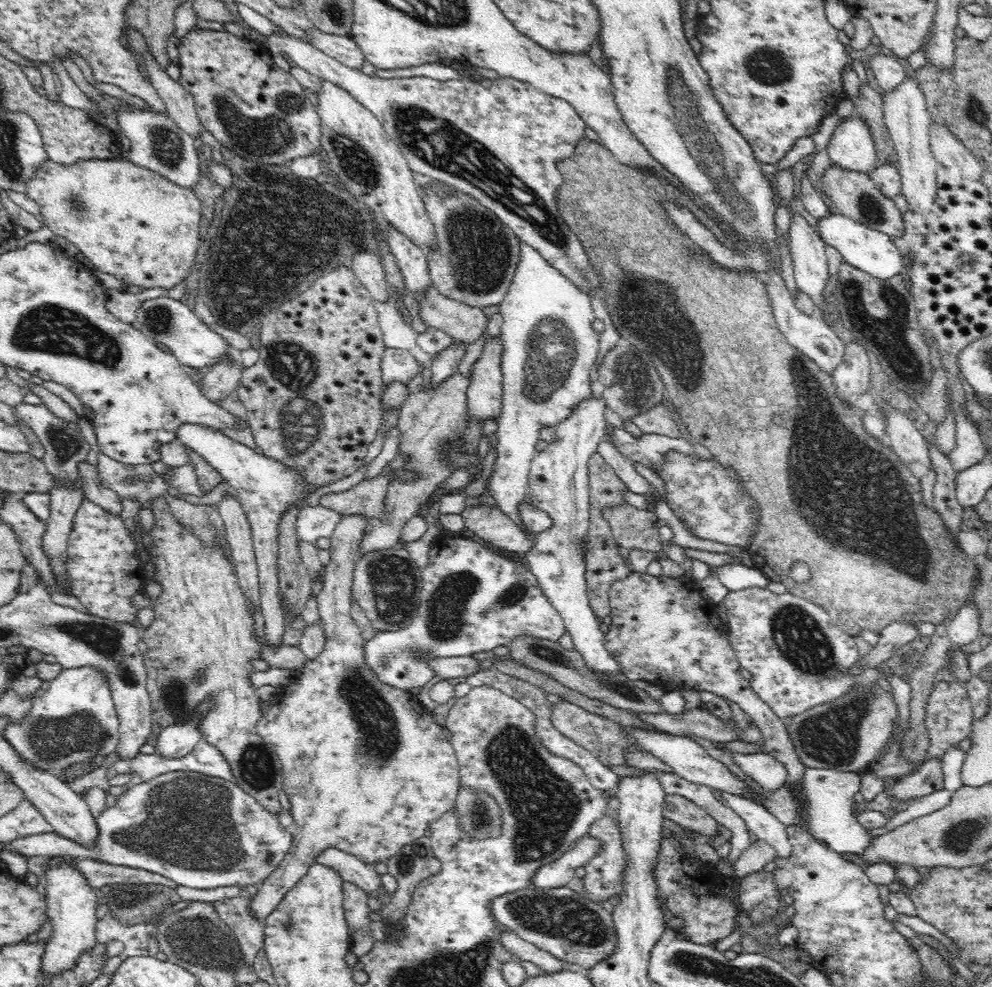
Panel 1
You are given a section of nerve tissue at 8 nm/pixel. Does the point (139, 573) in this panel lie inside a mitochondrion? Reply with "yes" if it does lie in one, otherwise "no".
no

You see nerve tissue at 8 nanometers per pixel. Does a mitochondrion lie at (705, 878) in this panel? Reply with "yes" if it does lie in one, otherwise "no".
no

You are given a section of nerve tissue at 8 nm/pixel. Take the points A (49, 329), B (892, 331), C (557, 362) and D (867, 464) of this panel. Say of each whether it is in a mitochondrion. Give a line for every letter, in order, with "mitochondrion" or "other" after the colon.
A: mitochondrion
B: mitochondrion
C: mitochondrion
D: mitochondrion

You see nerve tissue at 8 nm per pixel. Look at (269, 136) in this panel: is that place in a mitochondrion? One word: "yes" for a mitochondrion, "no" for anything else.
yes

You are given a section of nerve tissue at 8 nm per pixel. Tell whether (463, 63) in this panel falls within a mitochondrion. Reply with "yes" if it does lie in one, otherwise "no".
no

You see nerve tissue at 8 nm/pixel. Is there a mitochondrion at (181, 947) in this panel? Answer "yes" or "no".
no

